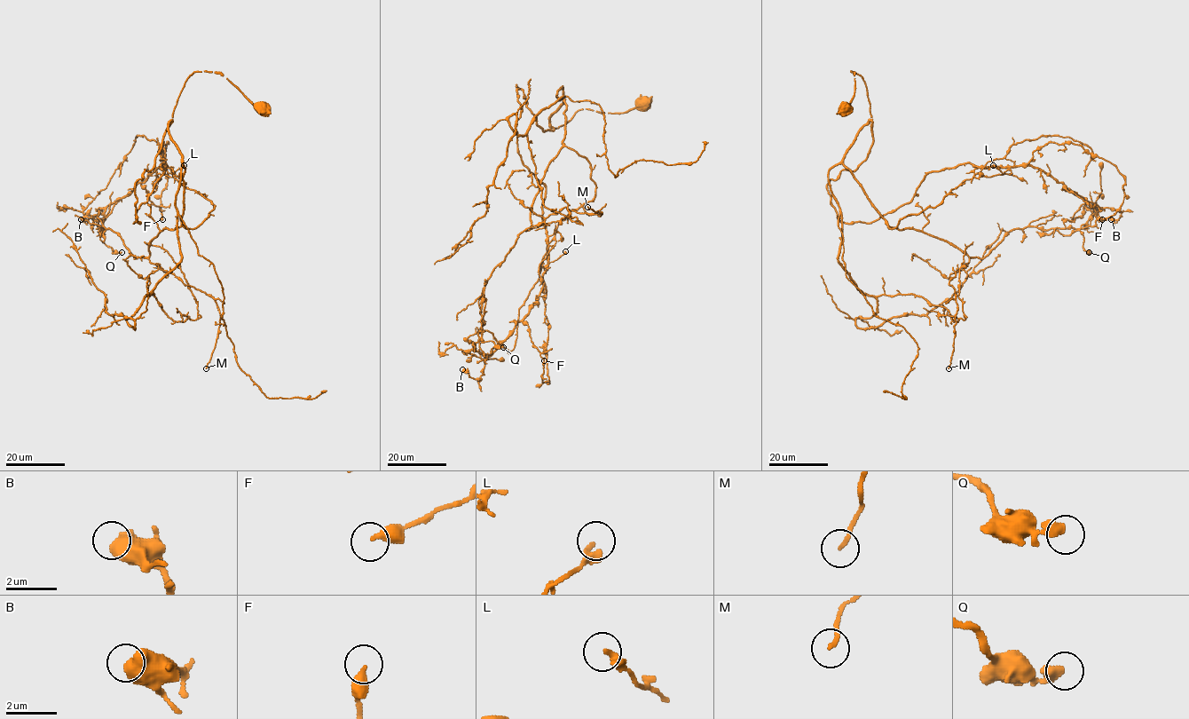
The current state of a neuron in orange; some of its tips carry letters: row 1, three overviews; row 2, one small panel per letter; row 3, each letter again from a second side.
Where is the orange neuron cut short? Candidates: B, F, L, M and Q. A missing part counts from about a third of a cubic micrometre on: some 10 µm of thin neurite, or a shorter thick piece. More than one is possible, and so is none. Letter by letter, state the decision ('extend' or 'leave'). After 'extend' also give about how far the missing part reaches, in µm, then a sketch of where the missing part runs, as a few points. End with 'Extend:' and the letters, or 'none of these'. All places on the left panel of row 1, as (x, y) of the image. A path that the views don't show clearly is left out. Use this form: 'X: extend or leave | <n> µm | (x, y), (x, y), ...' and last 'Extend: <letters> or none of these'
B: leave
F: leave
L: leave
M: leave
Q: leave
Extend: none of these

